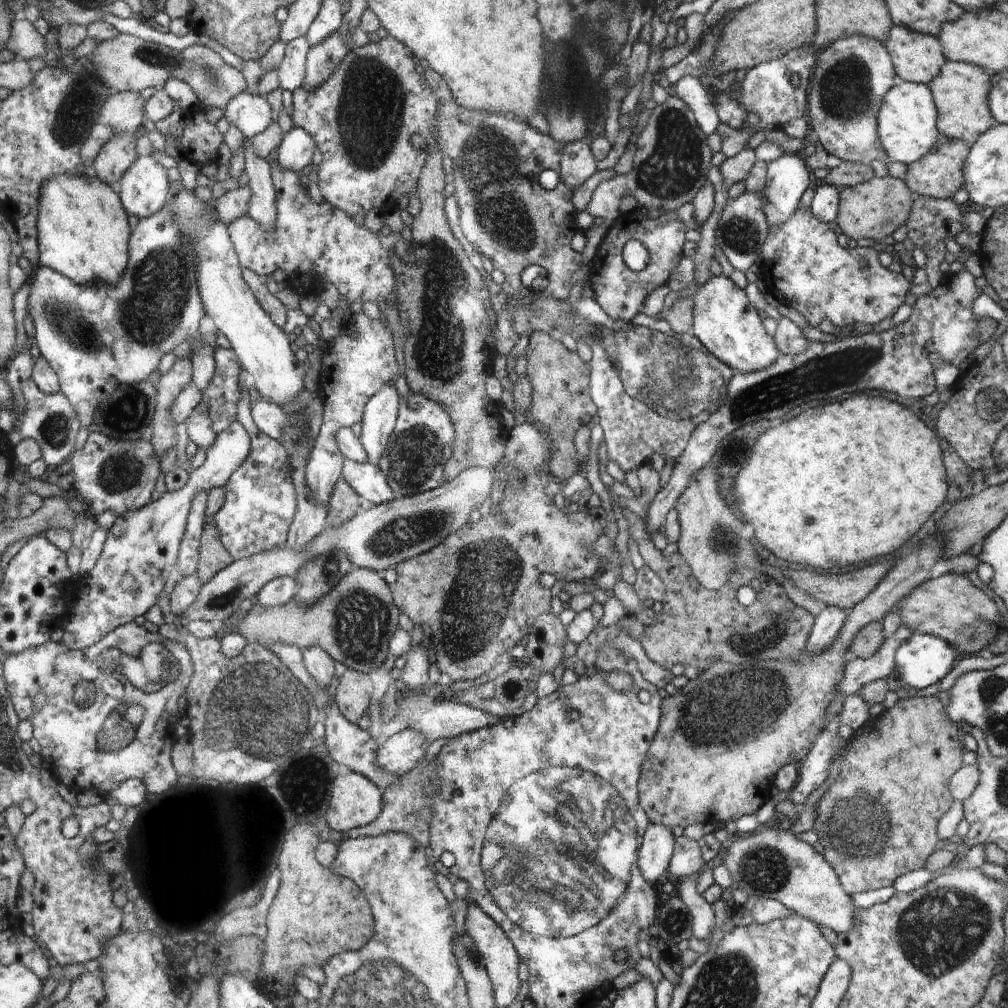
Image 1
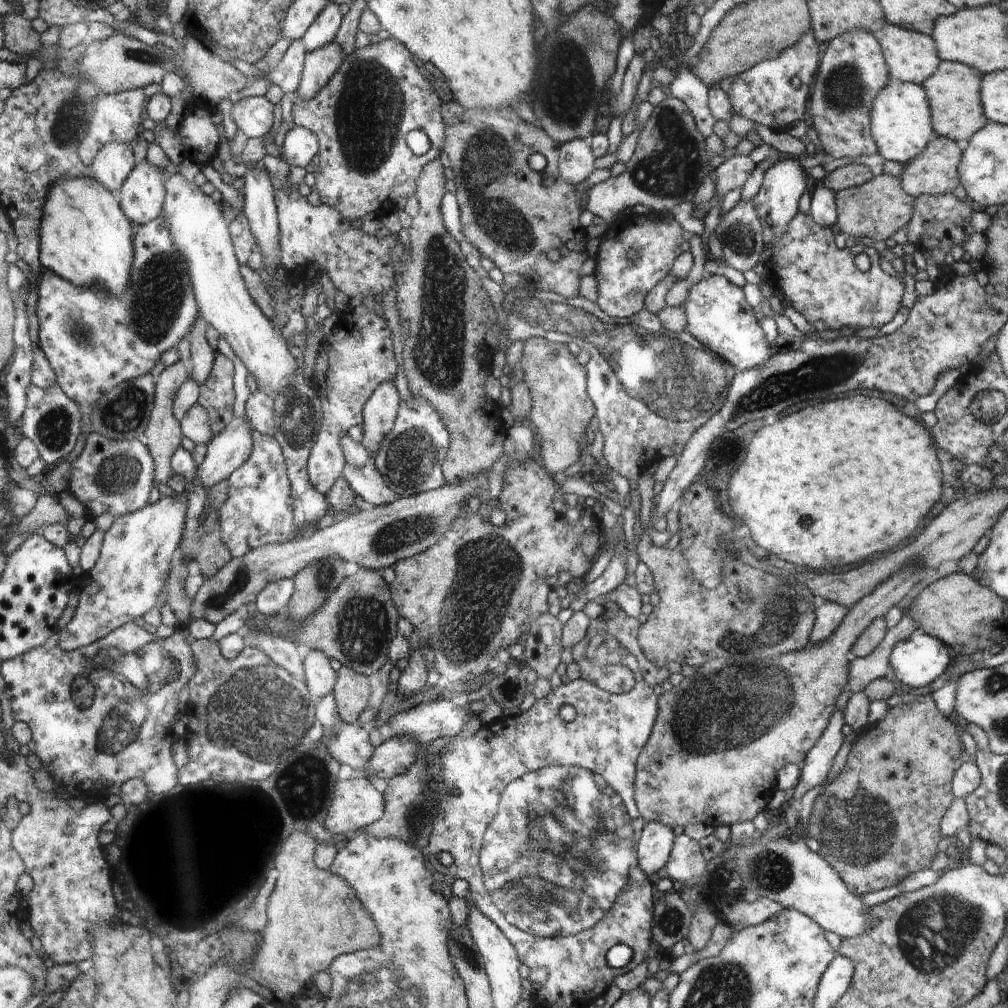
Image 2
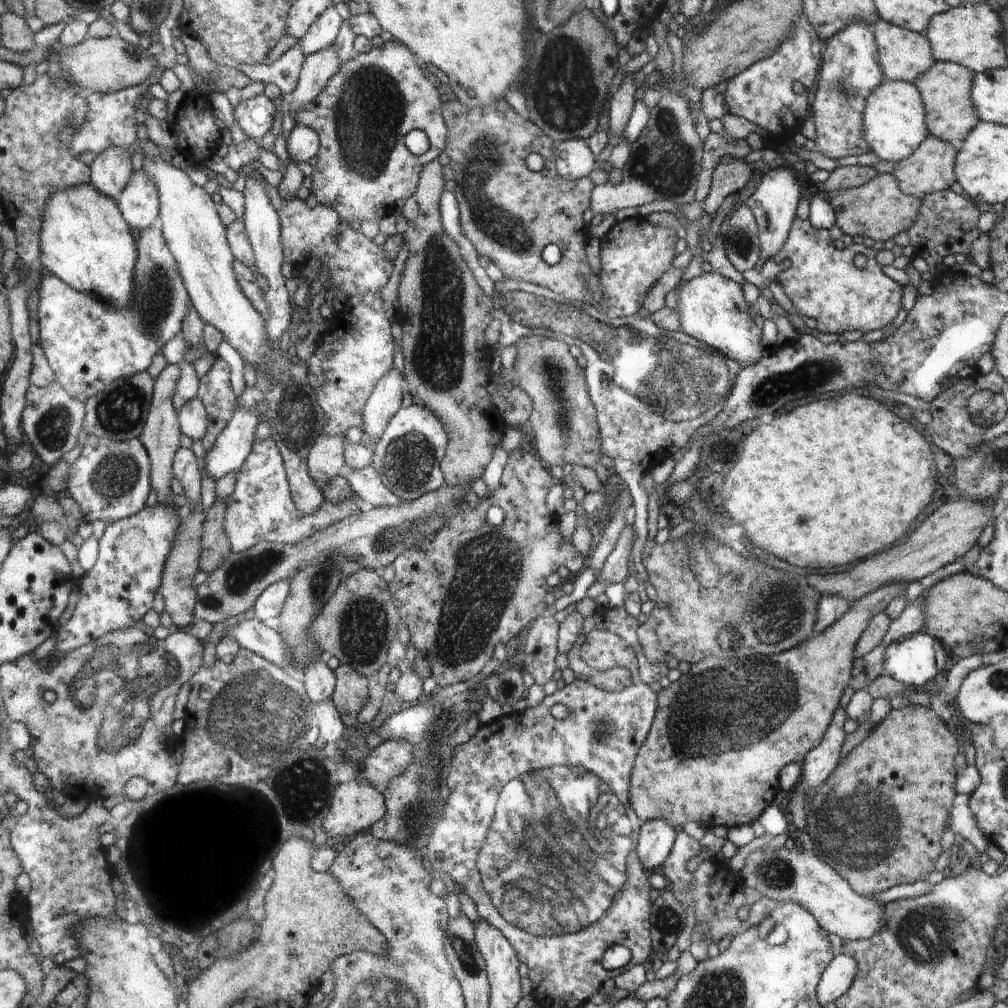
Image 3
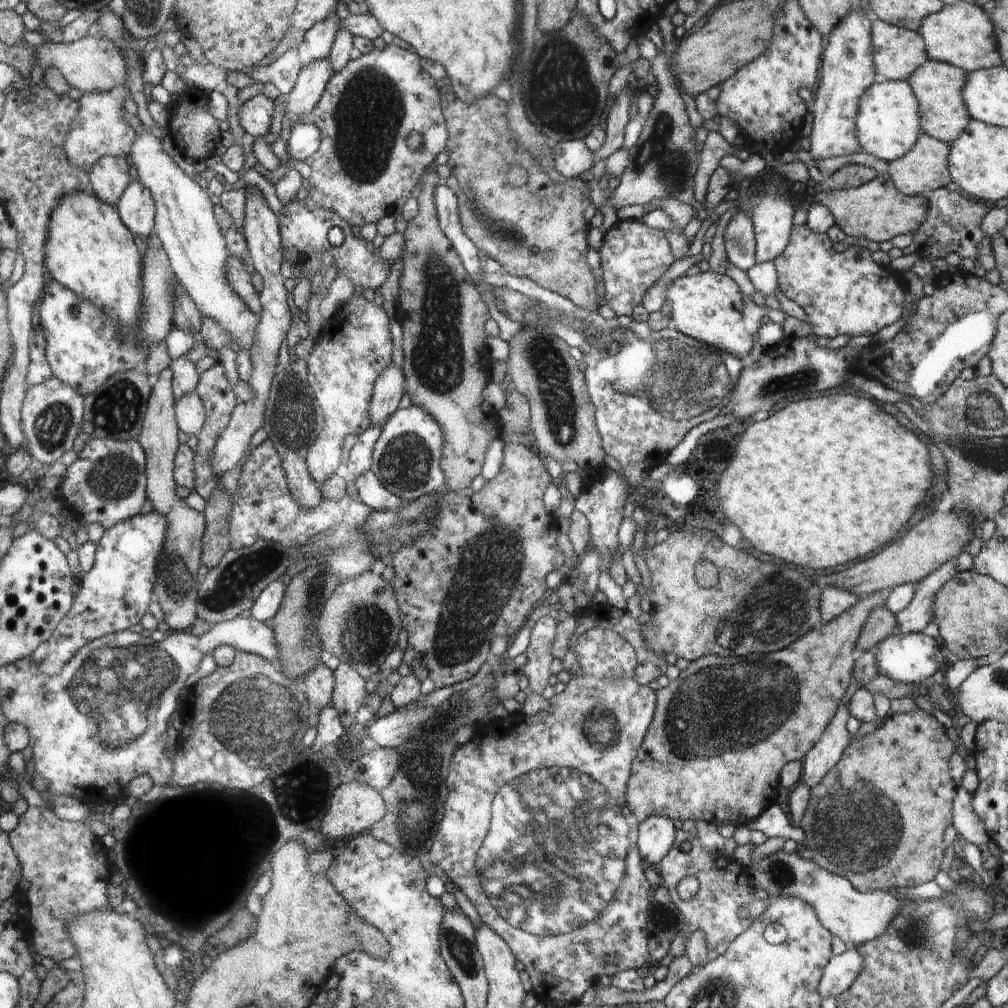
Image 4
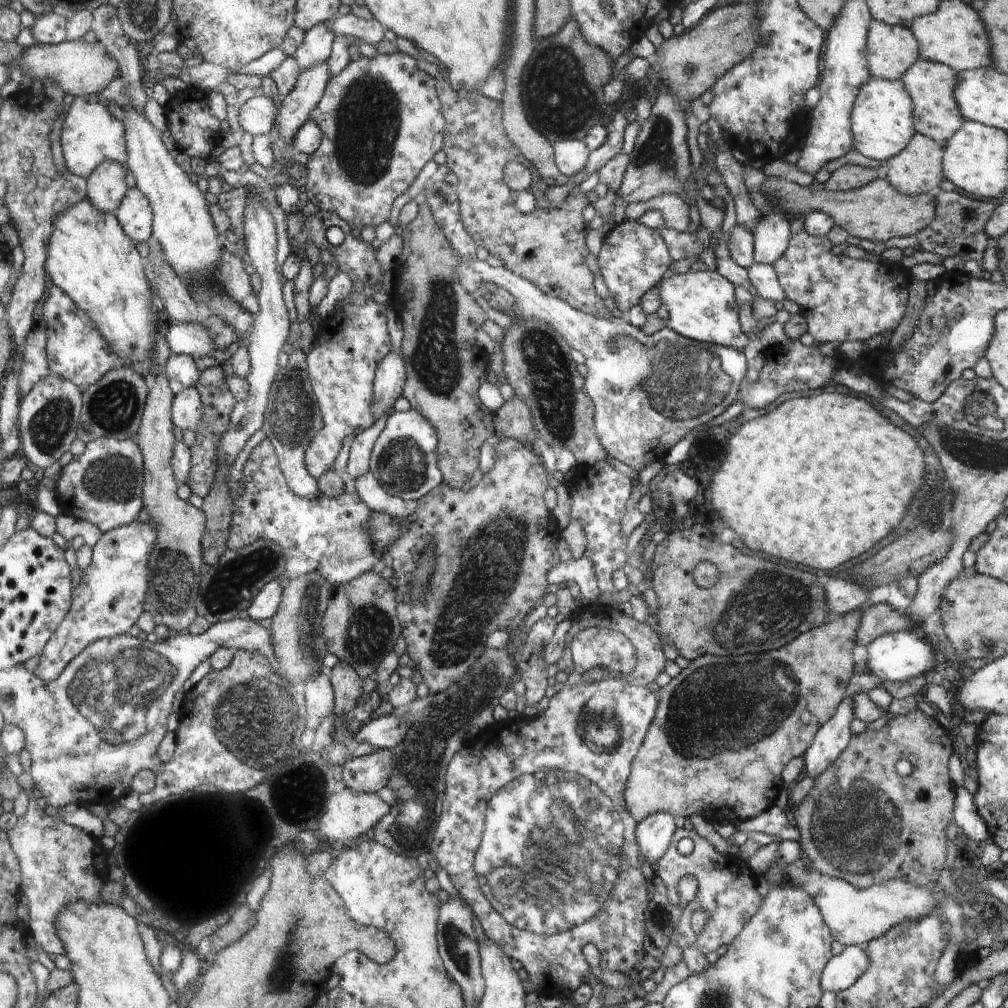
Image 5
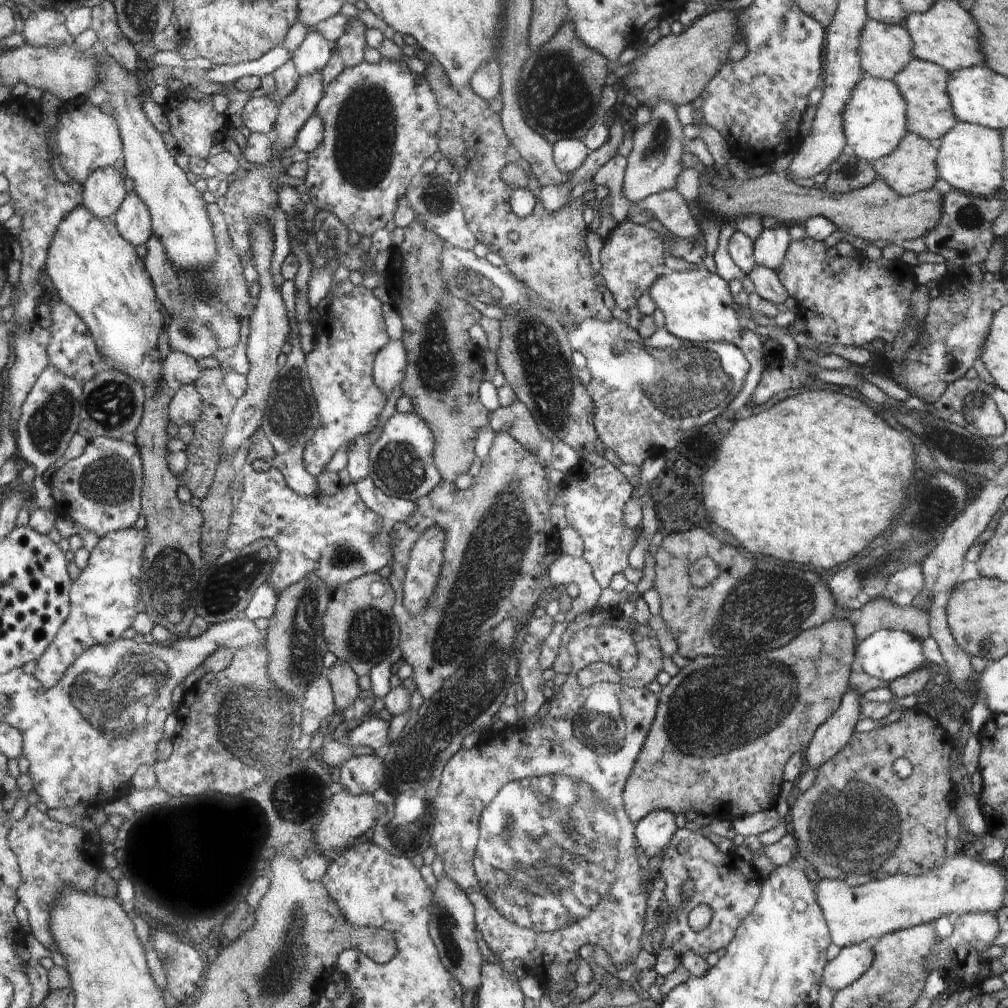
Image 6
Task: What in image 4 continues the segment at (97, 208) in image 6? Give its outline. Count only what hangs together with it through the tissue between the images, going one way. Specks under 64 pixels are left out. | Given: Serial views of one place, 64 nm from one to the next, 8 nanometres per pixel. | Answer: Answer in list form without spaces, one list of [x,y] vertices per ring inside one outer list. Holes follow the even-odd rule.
[[[120,156],[102,158],[90,174],[94,196],[108,204],[117,205],[133,184],[133,175],[130,158]]]

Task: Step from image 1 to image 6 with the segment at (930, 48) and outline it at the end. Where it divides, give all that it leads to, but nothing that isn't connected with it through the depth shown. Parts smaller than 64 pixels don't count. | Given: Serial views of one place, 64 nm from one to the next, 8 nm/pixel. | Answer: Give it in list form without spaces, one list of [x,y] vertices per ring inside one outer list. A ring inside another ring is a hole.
[[[869,19],[859,53],[865,75],[893,81],[914,58],[915,44],[904,25]]]

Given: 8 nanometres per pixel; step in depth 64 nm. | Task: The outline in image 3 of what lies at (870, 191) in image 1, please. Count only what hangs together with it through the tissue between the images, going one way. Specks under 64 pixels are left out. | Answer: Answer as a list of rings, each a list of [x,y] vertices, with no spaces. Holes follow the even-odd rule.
[[[879,173],[859,187],[825,193],[835,210],[837,218],[835,224],[842,229],[844,234],[872,238],[875,241],[890,240],[898,232],[908,230],[918,214],[918,209],[922,206],[920,198],[904,194],[892,173]]]

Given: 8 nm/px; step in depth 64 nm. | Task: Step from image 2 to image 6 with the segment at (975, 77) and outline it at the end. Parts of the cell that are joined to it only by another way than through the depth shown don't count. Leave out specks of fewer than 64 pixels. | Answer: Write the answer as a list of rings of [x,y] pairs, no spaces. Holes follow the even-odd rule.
[[[915,58],[895,77],[895,84],[907,100],[907,133],[936,143],[960,122],[954,114],[947,92],[949,78],[950,74],[942,66]]]

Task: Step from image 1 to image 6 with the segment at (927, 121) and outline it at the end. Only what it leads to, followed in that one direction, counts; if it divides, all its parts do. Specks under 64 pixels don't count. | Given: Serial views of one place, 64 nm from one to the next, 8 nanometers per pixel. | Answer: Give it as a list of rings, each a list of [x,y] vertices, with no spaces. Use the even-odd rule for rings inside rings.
[[[870,75],[863,76],[851,99],[844,106],[844,133],[847,136],[847,148],[860,159],[874,162],[892,155],[903,137],[907,135],[907,100],[900,93],[894,80],[878,79]]]

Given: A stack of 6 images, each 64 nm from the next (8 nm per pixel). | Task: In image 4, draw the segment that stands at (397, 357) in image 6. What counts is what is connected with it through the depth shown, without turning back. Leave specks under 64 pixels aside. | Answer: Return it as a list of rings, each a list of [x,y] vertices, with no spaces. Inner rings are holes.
[[[396,364],[375,381],[374,398],[371,400],[371,426],[387,424],[394,412],[399,411],[398,405],[406,393],[406,374]]]

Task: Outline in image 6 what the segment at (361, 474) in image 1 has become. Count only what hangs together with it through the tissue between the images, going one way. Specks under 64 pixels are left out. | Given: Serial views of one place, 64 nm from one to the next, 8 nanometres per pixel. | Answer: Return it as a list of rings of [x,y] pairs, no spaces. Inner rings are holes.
[[[370,476],[356,482],[355,486],[359,492],[359,497],[366,502],[368,508],[391,525],[406,522],[416,514],[414,512],[416,510],[416,501],[387,496],[374,485]]]

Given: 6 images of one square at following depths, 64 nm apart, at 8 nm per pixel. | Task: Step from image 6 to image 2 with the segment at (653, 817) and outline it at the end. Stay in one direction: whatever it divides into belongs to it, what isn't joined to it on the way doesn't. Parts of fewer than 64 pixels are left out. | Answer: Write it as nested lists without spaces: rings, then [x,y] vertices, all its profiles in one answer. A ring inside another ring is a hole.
[[[647,821],[638,842],[638,866],[646,876],[663,874],[674,850],[674,834],[668,825]]]

